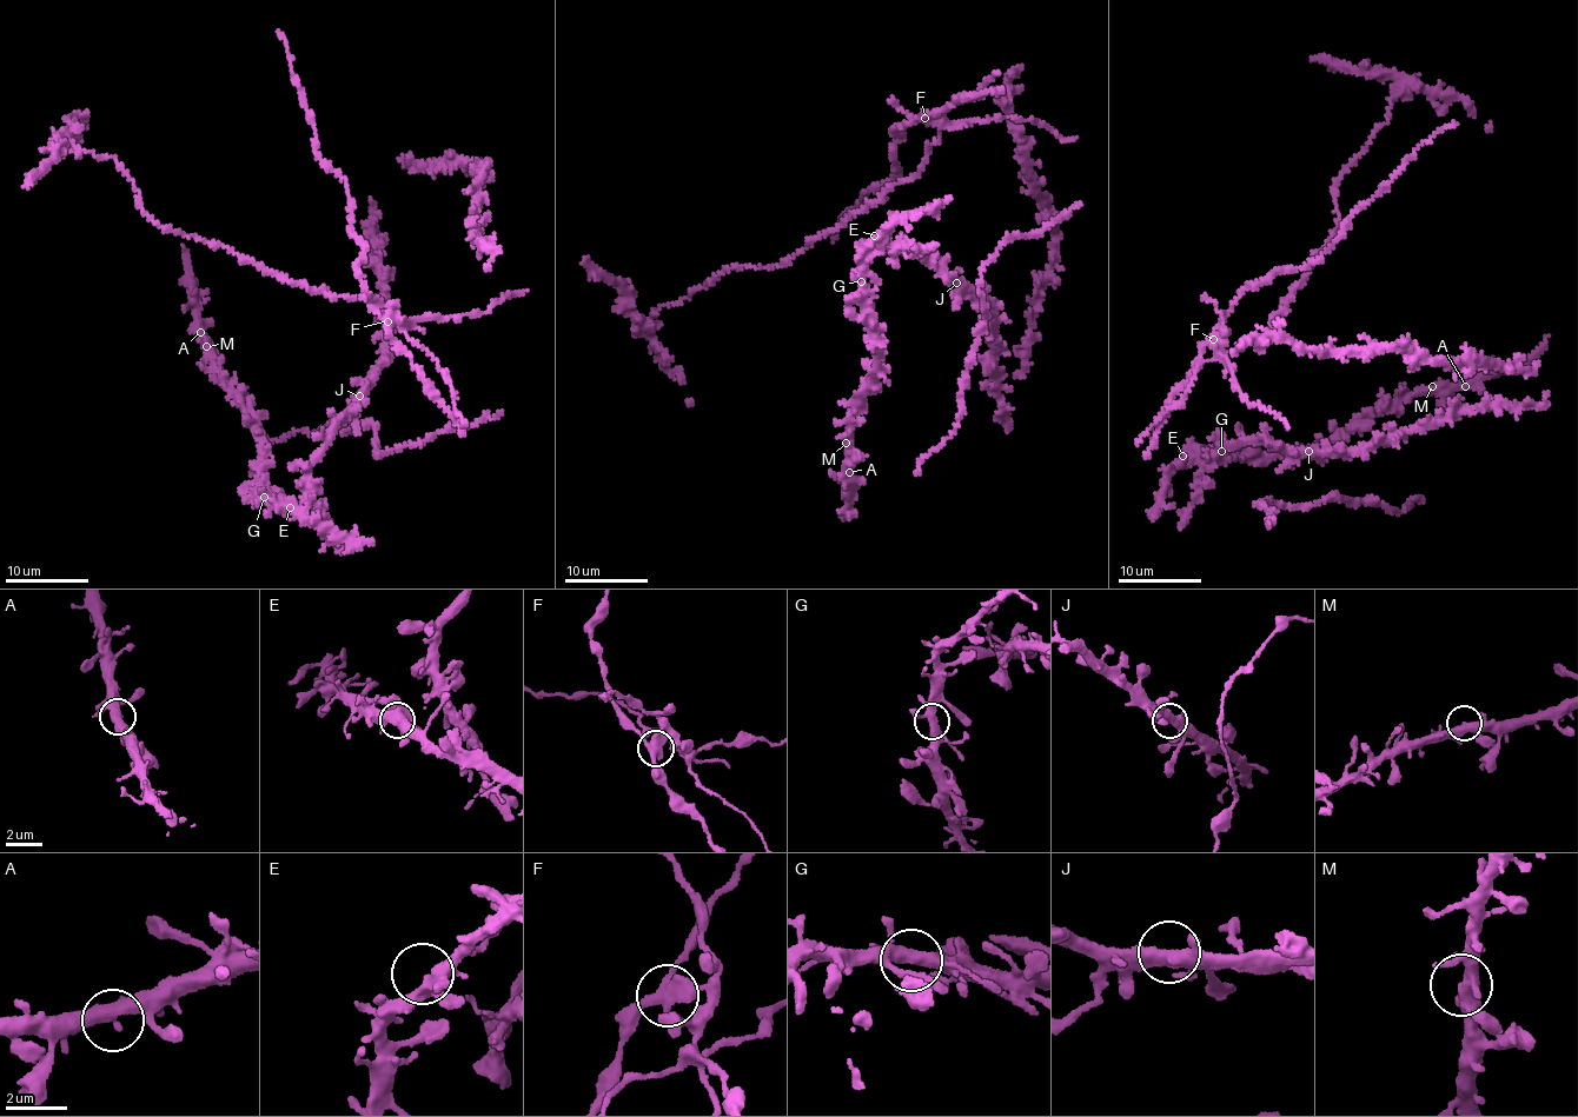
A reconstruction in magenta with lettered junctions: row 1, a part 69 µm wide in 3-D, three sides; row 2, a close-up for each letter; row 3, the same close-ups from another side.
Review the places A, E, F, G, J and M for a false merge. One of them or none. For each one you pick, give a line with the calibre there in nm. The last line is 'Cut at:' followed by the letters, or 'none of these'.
F: Thickness 360 nm
Cut at: F

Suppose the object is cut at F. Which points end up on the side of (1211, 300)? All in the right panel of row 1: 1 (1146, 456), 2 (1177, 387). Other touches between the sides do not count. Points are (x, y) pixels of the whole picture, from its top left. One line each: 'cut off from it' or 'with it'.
1: cut off from it
2: cut off from it

